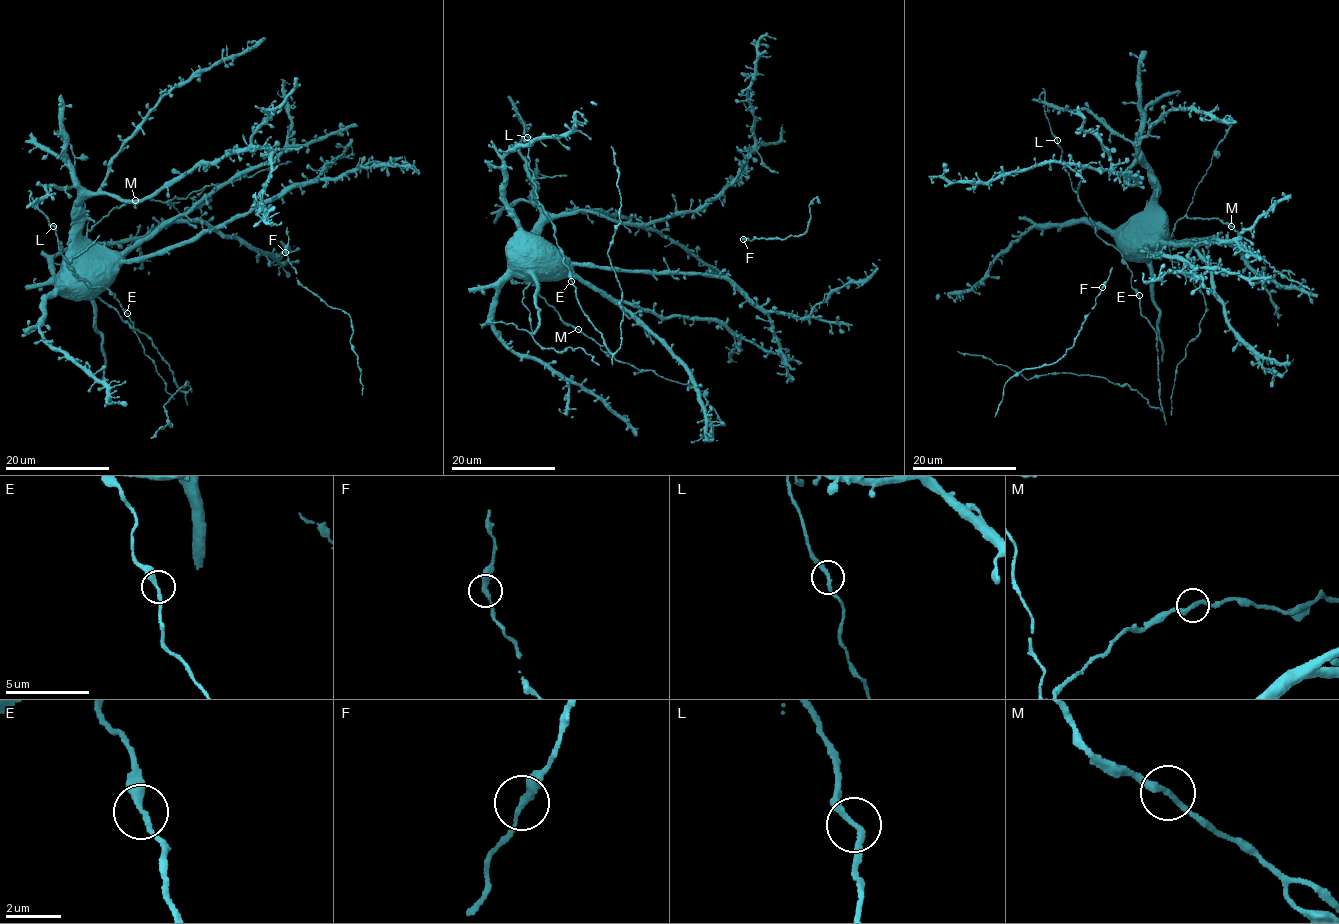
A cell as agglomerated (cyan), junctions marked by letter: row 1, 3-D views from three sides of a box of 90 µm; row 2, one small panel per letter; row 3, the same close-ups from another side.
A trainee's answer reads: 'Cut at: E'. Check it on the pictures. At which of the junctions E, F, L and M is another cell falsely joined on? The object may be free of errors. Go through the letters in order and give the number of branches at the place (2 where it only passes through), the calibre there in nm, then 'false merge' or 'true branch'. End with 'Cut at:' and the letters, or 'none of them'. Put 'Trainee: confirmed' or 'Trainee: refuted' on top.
Trainee: refuted
E: 2 branches meet; 280 nm thick; true branch
F: 2 branches meet; 280 nm thick; true branch
L: 2 branches meet; 240 nm thick; true branch
M: 2 branches meet; 240 nm thick; true branch
Cut at: none of them

